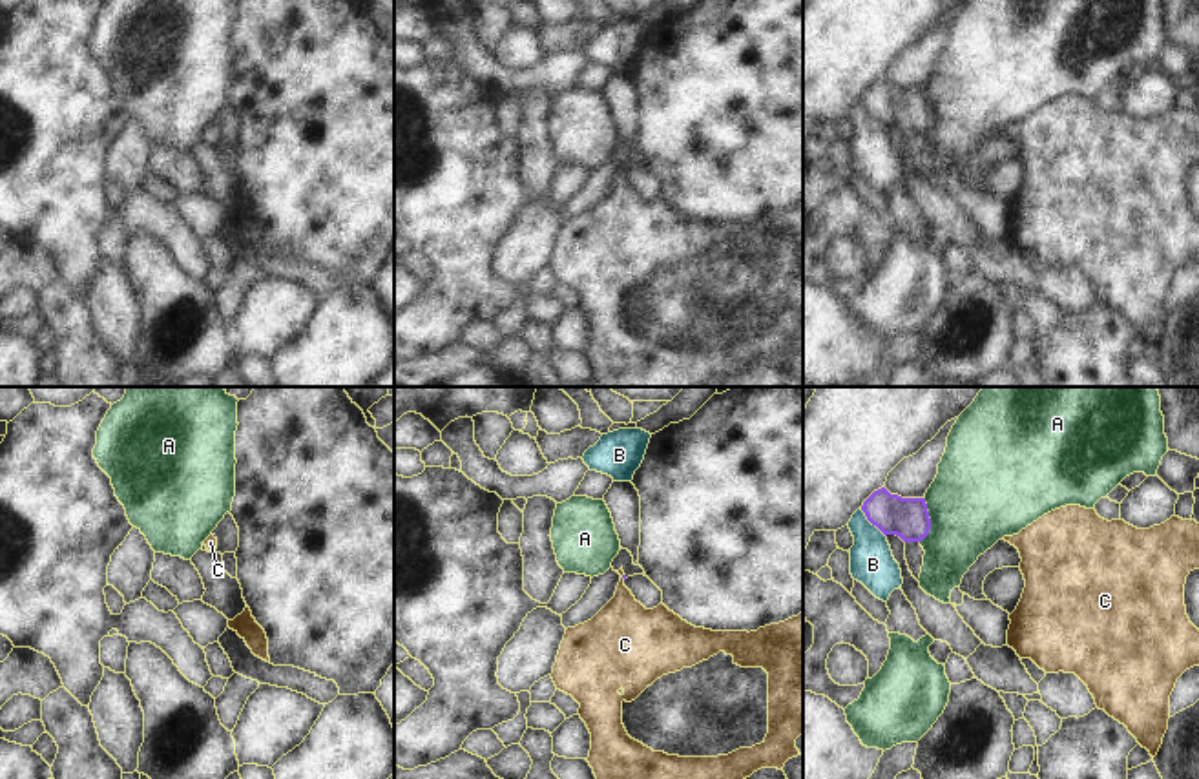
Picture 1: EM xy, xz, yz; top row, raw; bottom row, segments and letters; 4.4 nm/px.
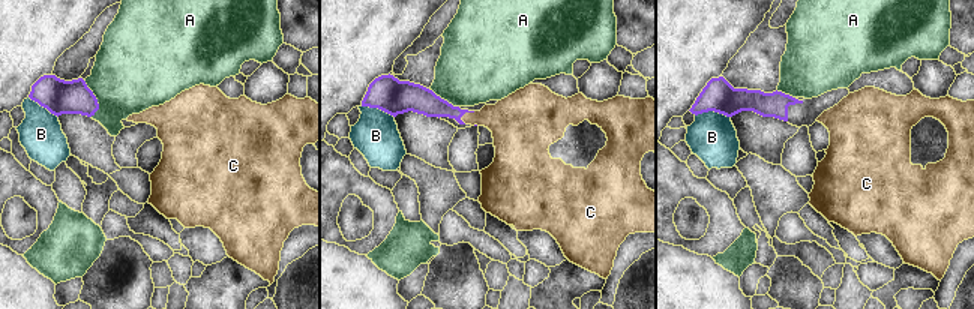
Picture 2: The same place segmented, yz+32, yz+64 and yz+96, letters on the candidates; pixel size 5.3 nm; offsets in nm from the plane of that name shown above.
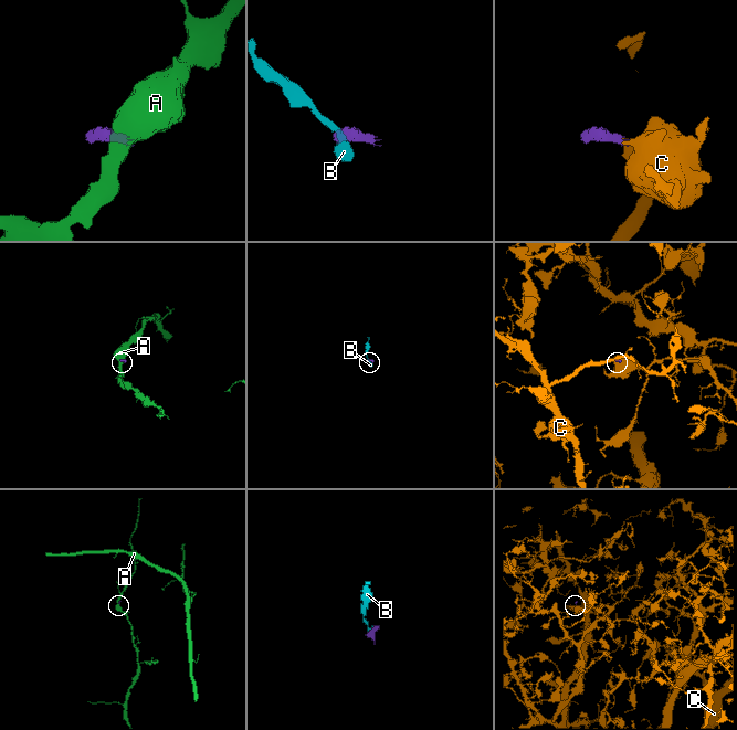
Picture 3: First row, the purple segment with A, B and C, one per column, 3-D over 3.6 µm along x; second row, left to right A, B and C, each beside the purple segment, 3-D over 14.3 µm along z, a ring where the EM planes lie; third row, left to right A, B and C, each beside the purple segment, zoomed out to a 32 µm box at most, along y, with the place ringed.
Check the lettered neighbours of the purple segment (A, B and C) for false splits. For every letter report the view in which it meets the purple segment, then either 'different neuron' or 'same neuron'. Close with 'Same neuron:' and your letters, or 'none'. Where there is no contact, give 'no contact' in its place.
A: yz | different neuron
B: yz | different neuron
C: xz | same neuron
Same neuron: C

